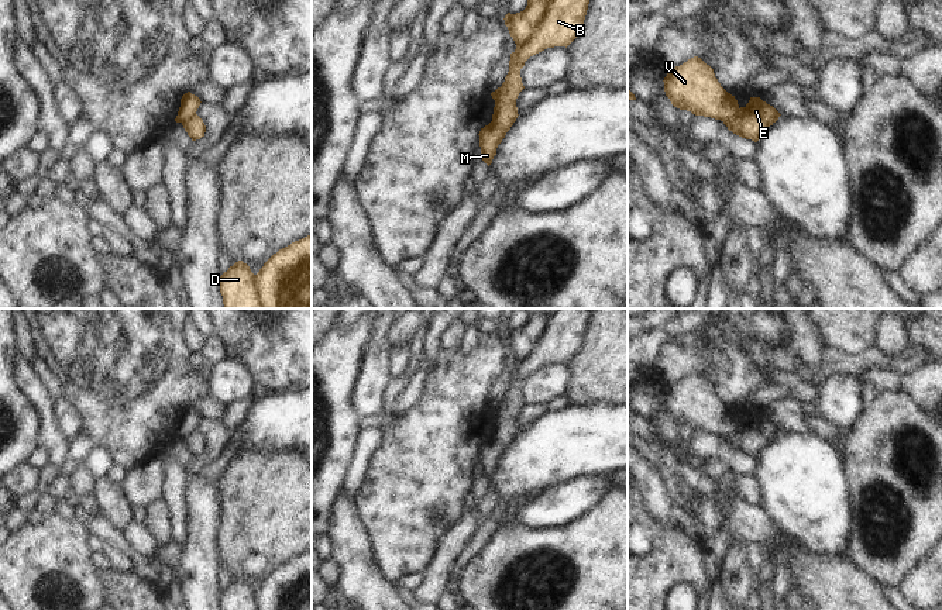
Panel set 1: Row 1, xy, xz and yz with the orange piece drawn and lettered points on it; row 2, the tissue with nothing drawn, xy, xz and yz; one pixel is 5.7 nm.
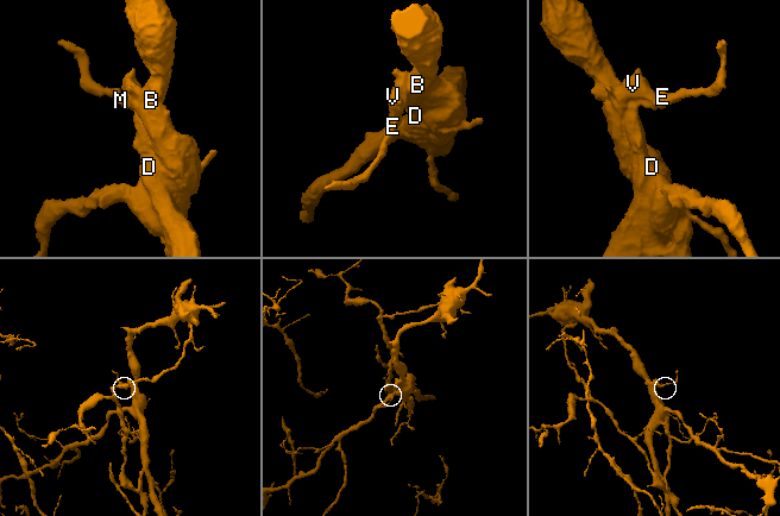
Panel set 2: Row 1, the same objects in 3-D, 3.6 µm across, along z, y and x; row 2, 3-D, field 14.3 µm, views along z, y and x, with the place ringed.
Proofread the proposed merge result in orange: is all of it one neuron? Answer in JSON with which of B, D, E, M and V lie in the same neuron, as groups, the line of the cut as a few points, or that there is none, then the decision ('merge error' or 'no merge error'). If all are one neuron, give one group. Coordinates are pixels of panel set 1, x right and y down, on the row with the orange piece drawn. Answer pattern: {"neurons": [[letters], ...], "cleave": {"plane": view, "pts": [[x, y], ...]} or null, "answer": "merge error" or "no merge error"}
{"neurons": [["B", "D", "E", "M"], ["V"]], "cleave": {"plane": "xz", "pts": [[549, 0], [545, 14], [521, 45], [518, 59], [509, 68]]}, "answer": "merge error"}

